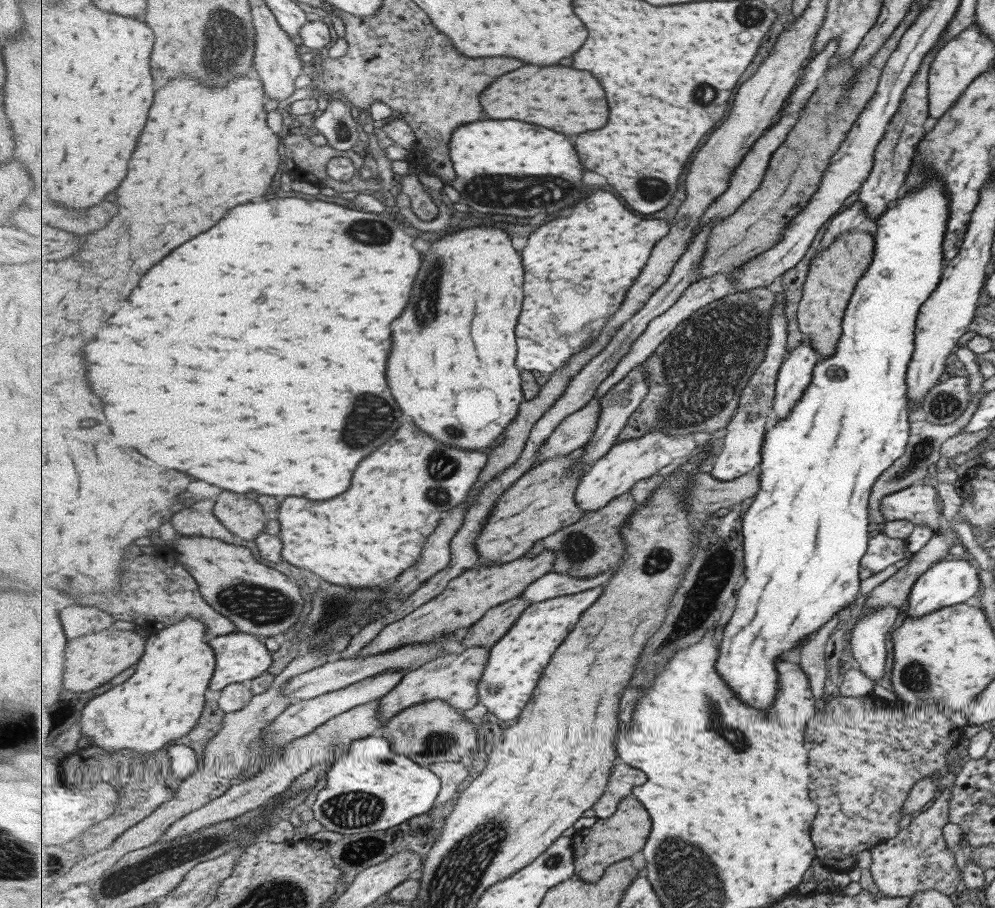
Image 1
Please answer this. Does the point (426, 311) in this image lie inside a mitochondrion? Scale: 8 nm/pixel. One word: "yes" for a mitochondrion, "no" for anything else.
yes

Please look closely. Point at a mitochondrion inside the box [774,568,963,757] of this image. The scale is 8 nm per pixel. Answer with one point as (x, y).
(915, 676)

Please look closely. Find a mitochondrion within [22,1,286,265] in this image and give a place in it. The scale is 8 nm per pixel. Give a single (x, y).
(233, 39)

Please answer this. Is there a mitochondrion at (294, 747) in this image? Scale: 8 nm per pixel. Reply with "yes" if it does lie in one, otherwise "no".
no

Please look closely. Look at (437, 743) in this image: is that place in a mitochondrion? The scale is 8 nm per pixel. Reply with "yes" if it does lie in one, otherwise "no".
yes

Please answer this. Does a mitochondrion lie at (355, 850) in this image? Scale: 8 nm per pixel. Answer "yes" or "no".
yes

